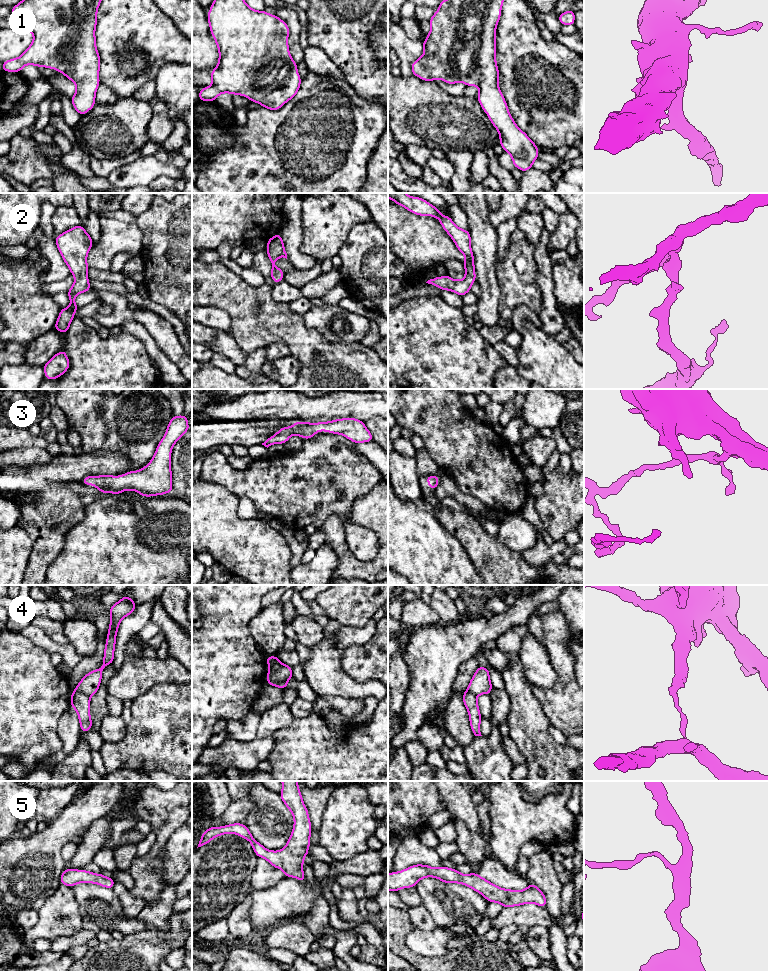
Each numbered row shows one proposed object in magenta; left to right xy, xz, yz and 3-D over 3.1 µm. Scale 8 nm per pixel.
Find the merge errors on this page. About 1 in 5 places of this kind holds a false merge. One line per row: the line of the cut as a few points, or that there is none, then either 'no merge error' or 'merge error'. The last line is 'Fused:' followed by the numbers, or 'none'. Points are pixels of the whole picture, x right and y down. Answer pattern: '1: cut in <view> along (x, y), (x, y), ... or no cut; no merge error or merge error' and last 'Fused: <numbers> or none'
1: no cut; no merge error
2: no cut; no merge error
3: no cut; no merge error
4: cut in xz along (283, 664), (275, 670), (268, 671); merge error
5: no cut; no merge error
Fused: 4

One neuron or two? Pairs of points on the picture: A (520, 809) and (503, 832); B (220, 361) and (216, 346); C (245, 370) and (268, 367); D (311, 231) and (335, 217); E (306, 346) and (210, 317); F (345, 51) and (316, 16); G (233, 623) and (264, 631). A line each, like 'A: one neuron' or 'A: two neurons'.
A: one neuron
B: two neurons
C: two neurons
D: one neuron
E: two neurons
F: one neuron
G: two neurons

